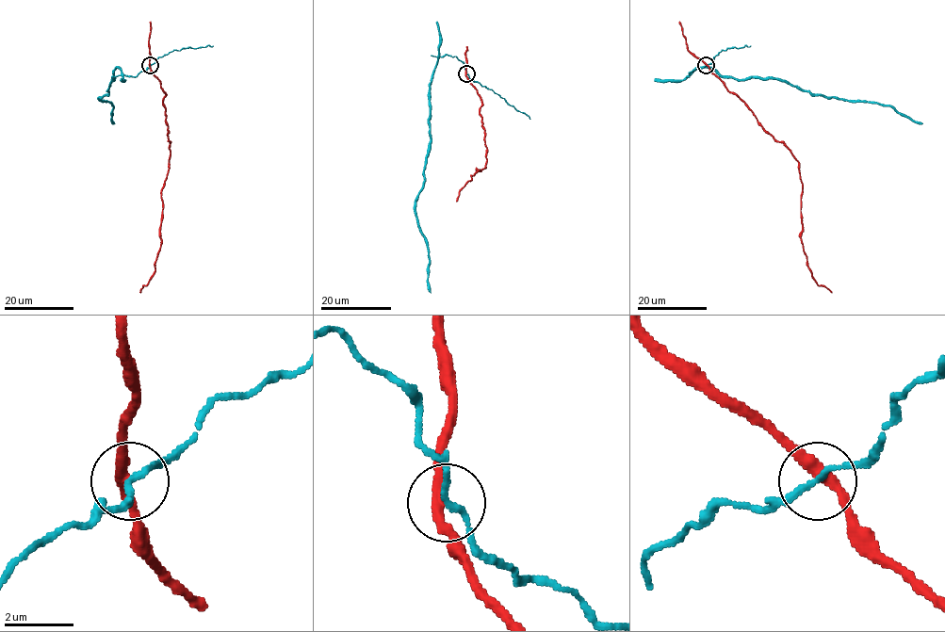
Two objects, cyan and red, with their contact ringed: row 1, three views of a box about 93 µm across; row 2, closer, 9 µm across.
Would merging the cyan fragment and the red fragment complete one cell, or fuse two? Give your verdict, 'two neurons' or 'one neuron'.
two neurons

